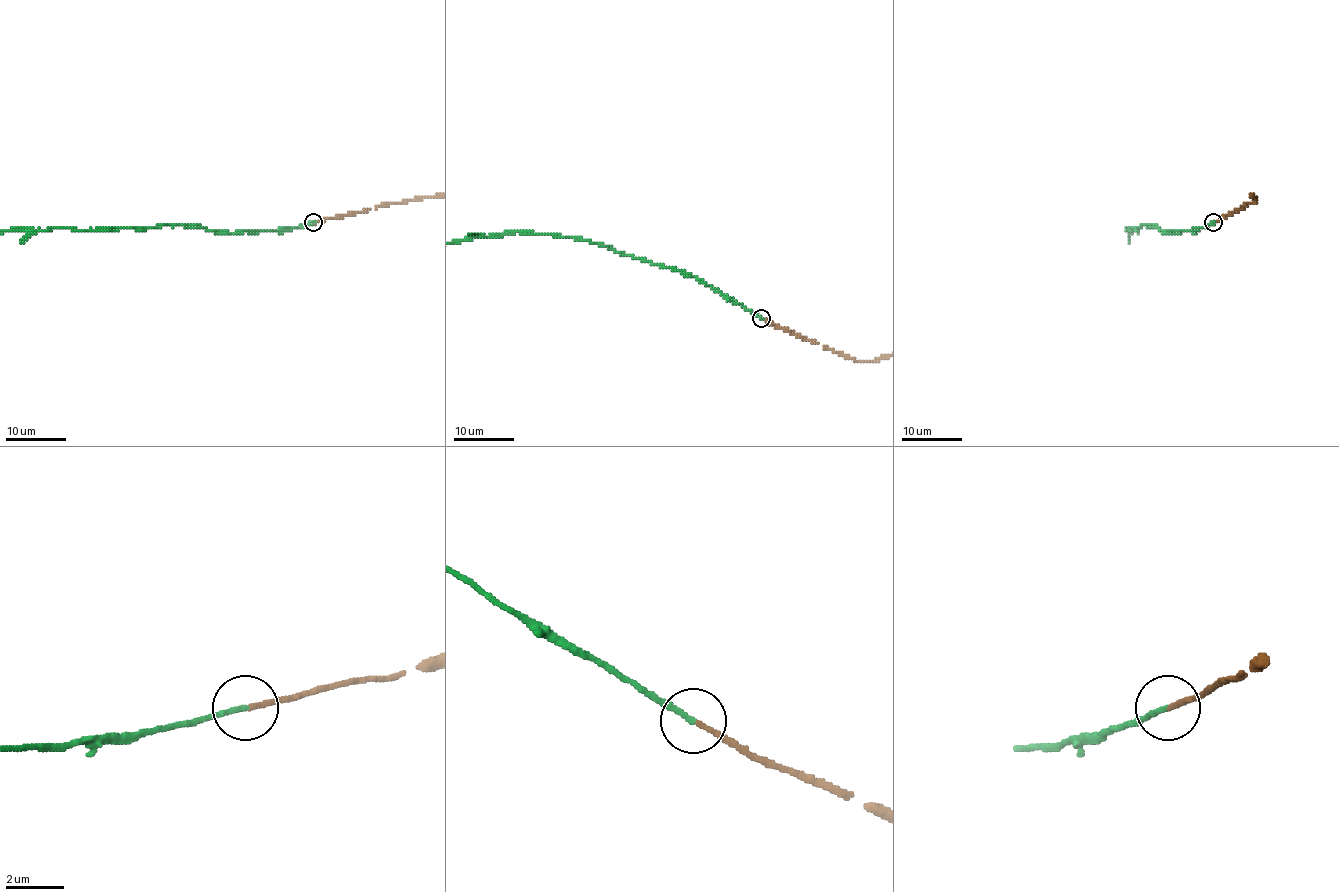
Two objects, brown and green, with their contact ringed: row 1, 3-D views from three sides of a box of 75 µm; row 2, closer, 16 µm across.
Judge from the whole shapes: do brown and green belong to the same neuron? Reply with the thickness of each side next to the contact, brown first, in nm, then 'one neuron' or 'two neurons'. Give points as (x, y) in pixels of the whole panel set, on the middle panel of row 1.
160/180 nm | one neuron

